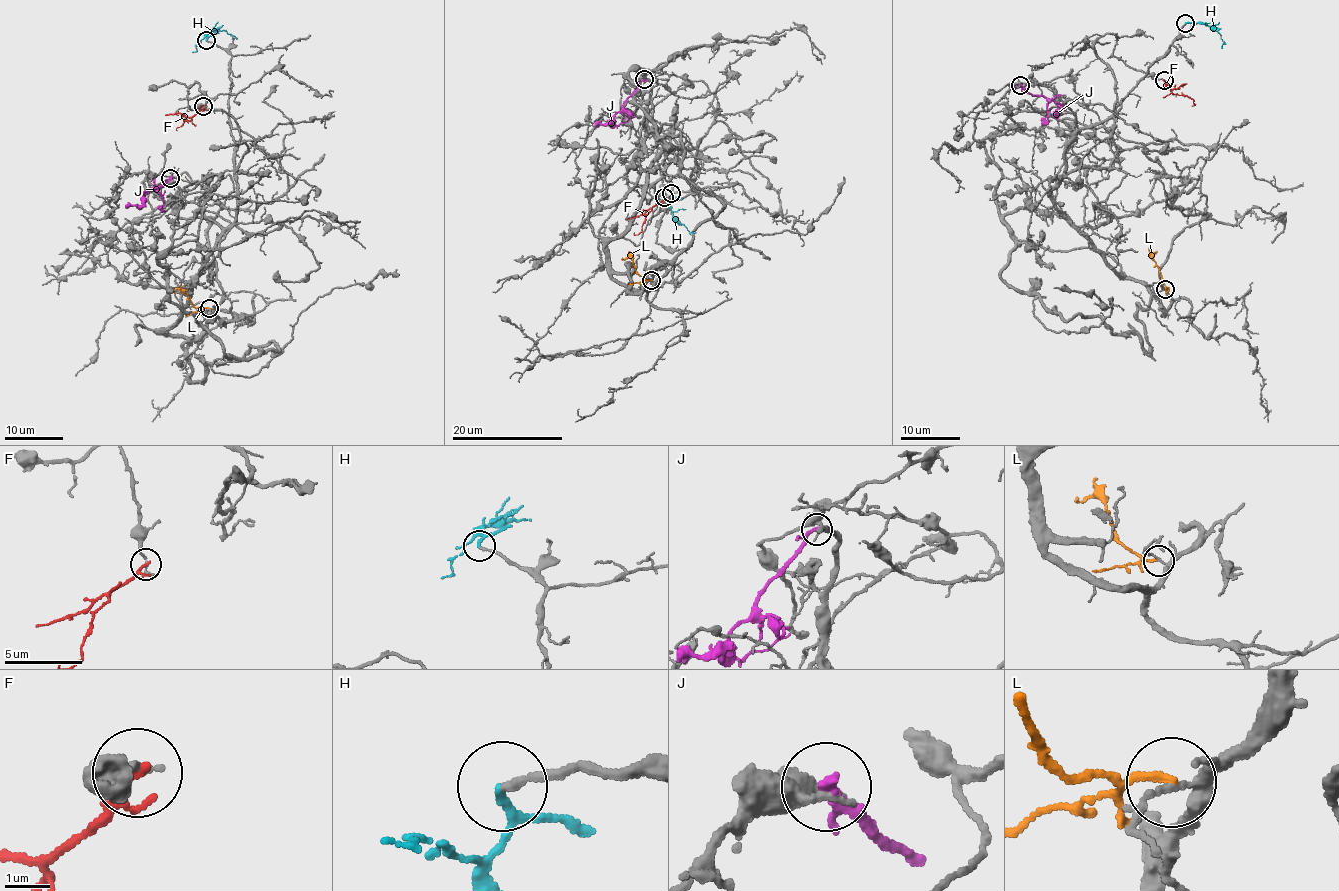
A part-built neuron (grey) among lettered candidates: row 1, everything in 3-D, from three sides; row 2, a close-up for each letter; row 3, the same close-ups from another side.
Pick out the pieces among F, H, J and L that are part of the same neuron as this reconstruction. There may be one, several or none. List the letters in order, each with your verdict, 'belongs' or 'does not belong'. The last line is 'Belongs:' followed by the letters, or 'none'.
F: does not belong
H: belongs
J: does not belong
L: does not belong
Belongs: H

